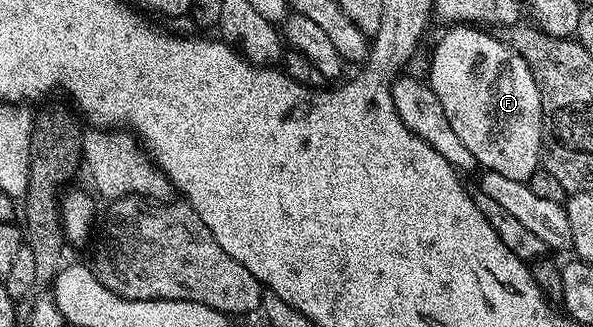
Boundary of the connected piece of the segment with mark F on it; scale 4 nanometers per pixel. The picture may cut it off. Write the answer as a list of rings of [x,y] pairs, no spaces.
[[[455,24],[444,30],[447,31],[440,36],[439,43],[436,44],[435,51],[431,54],[429,85],[437,96],[437,100],[441,100],[441,108],[445,108],[445,116],[449,116],[449,124],[453,127],[453,132],[457,132],[457,140],[461,140],[461,144],[465,144],[465,148],[469,148],[469,152],[473,152],[476,163],[483,170],[501,172],[501,176],[505,176],[509,180],[527,182],[540,169],[543,153],[543,105],[541,104],[541,92],[538,84],[535,83],[533,72],[527,67],[525,60],[521,60],[521,56],[517,56],[517,52],[513,52],[498,36],[486,29],[476,28],[471,24]]]

